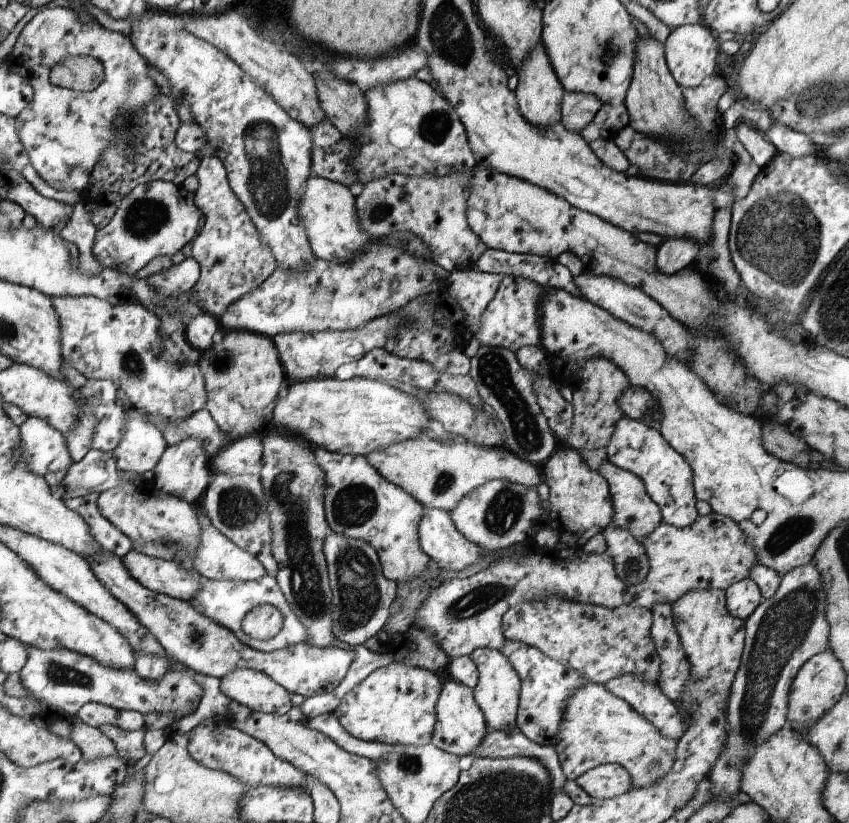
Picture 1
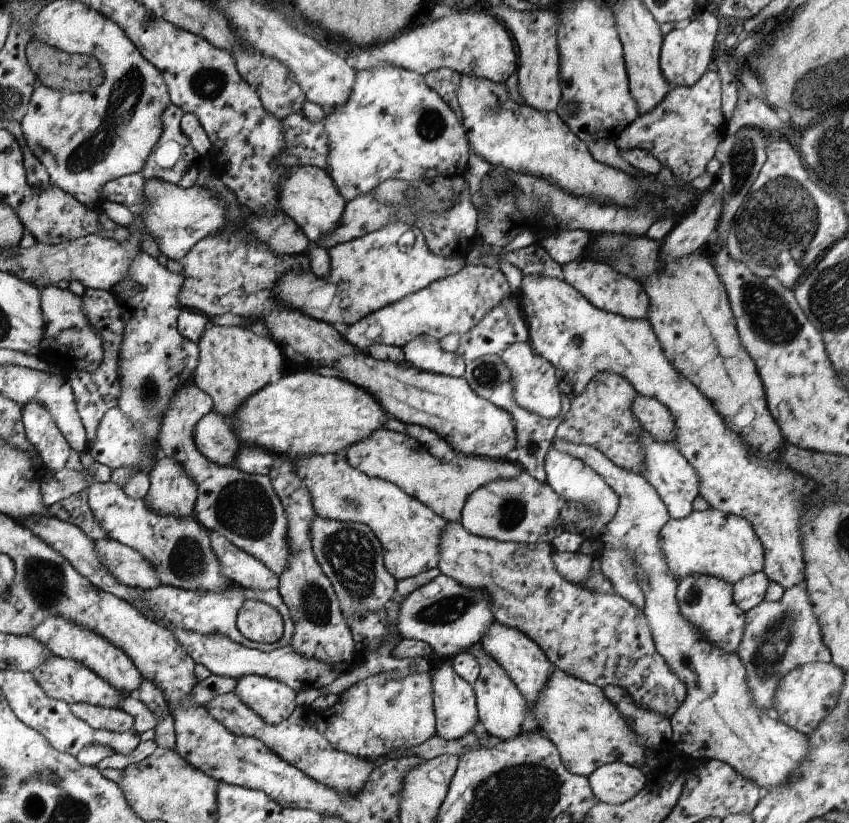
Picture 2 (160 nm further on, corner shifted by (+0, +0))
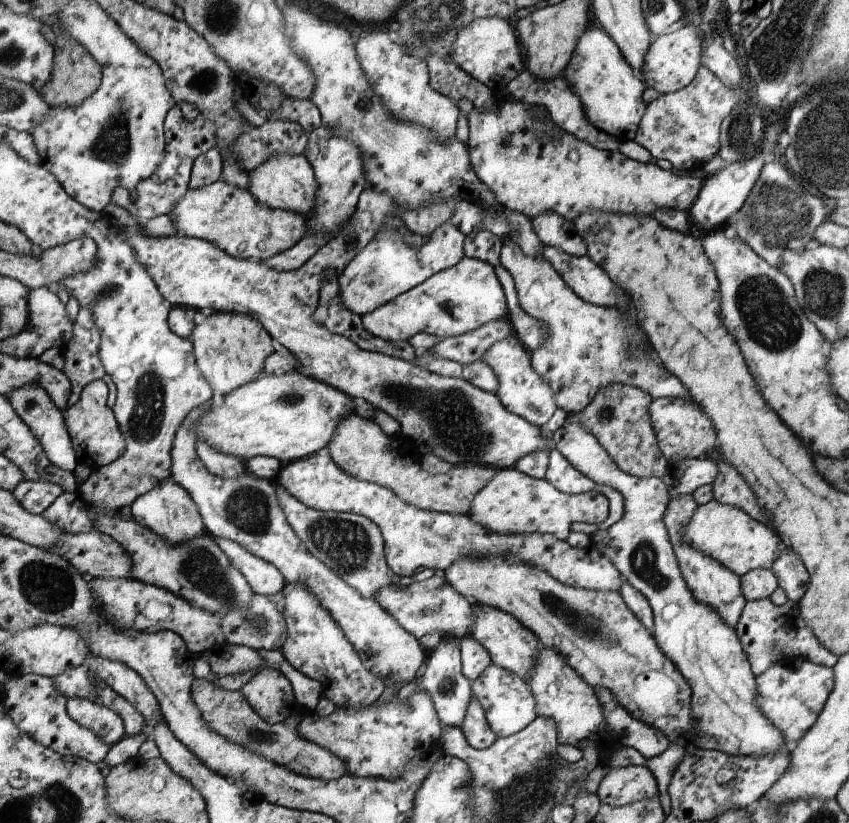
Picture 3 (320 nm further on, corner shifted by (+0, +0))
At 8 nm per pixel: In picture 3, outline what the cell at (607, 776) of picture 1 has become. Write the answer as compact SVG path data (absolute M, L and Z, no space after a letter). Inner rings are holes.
M644 765L610 767L595 792L602 805L613 807L654 798L658 794L657 780Z

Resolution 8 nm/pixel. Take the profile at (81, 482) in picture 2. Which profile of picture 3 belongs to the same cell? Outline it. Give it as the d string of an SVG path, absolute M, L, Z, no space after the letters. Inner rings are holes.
M28 479L22 480L13 490L18 502L35 515L41 515L62 493L57 484Z

